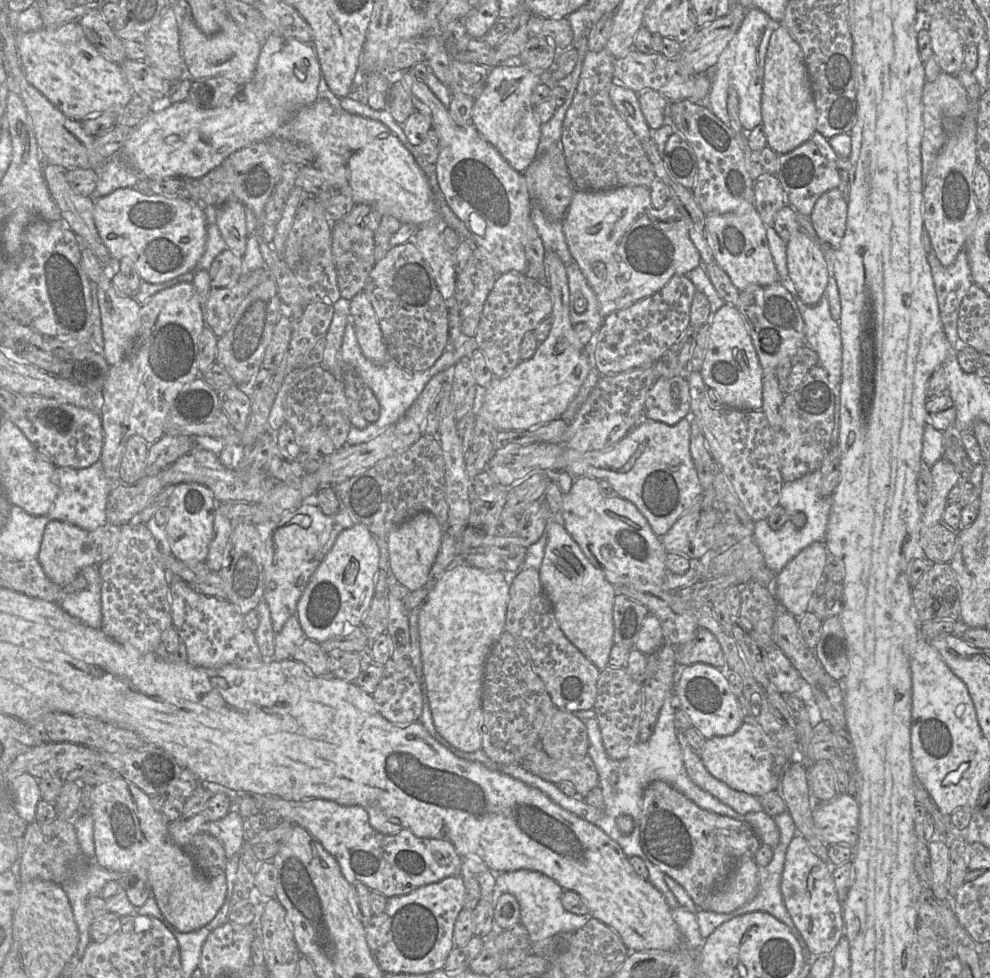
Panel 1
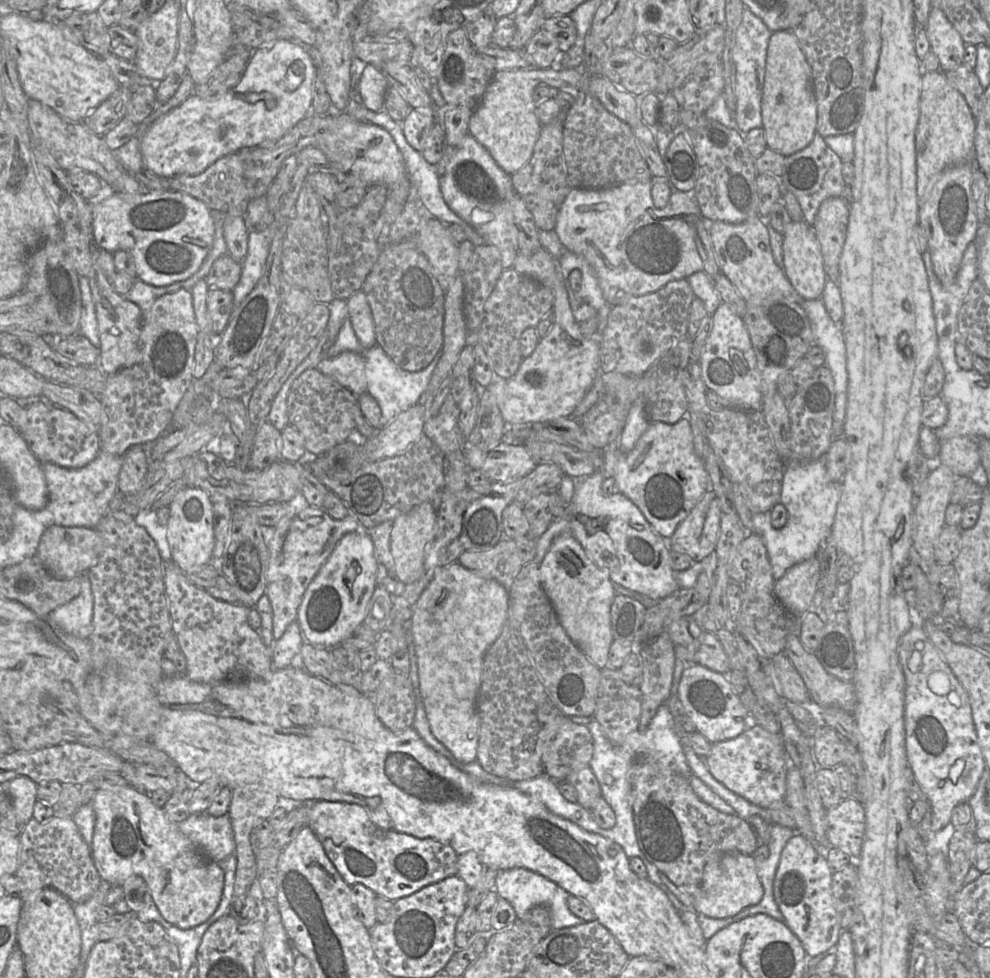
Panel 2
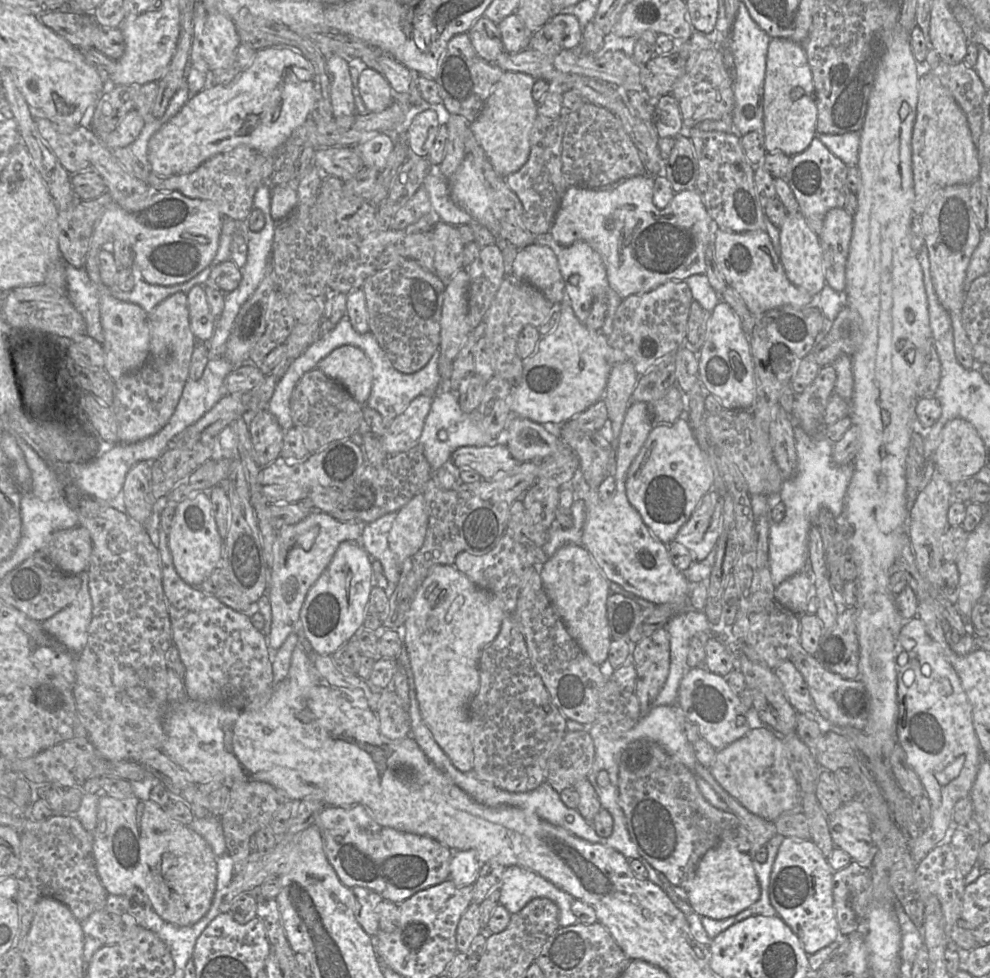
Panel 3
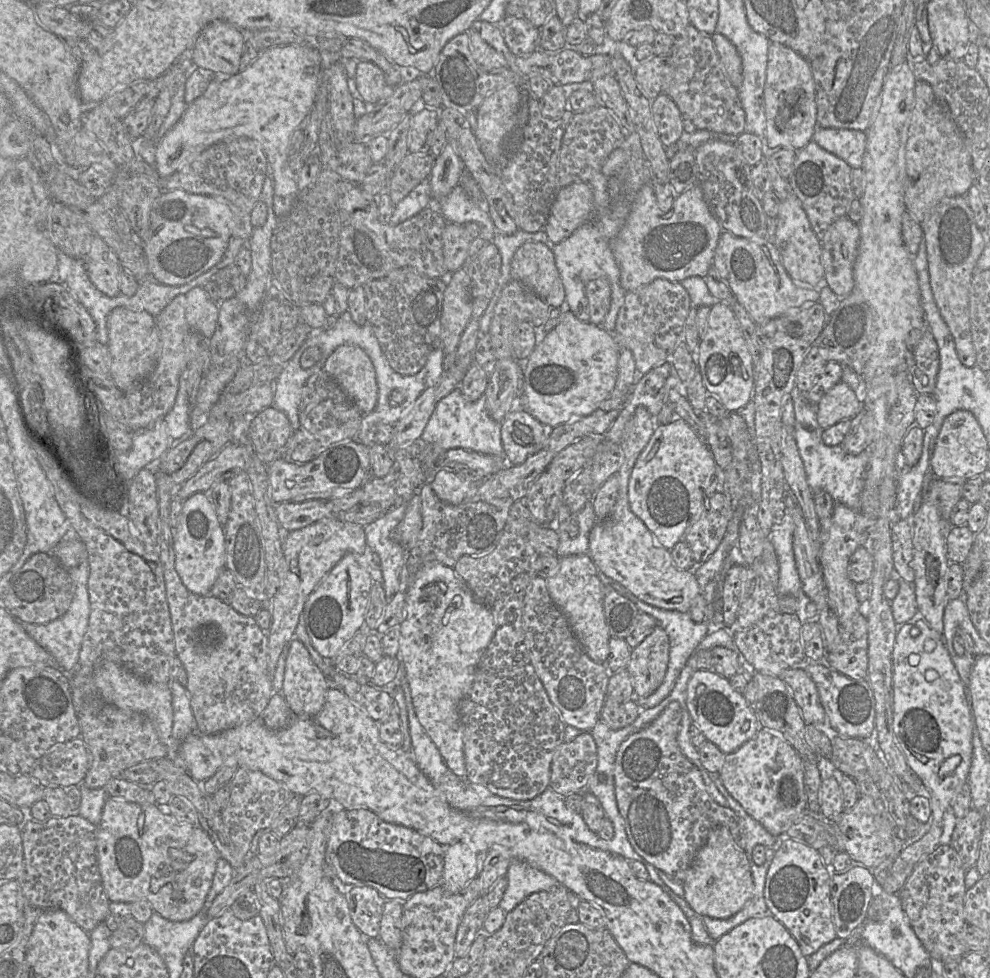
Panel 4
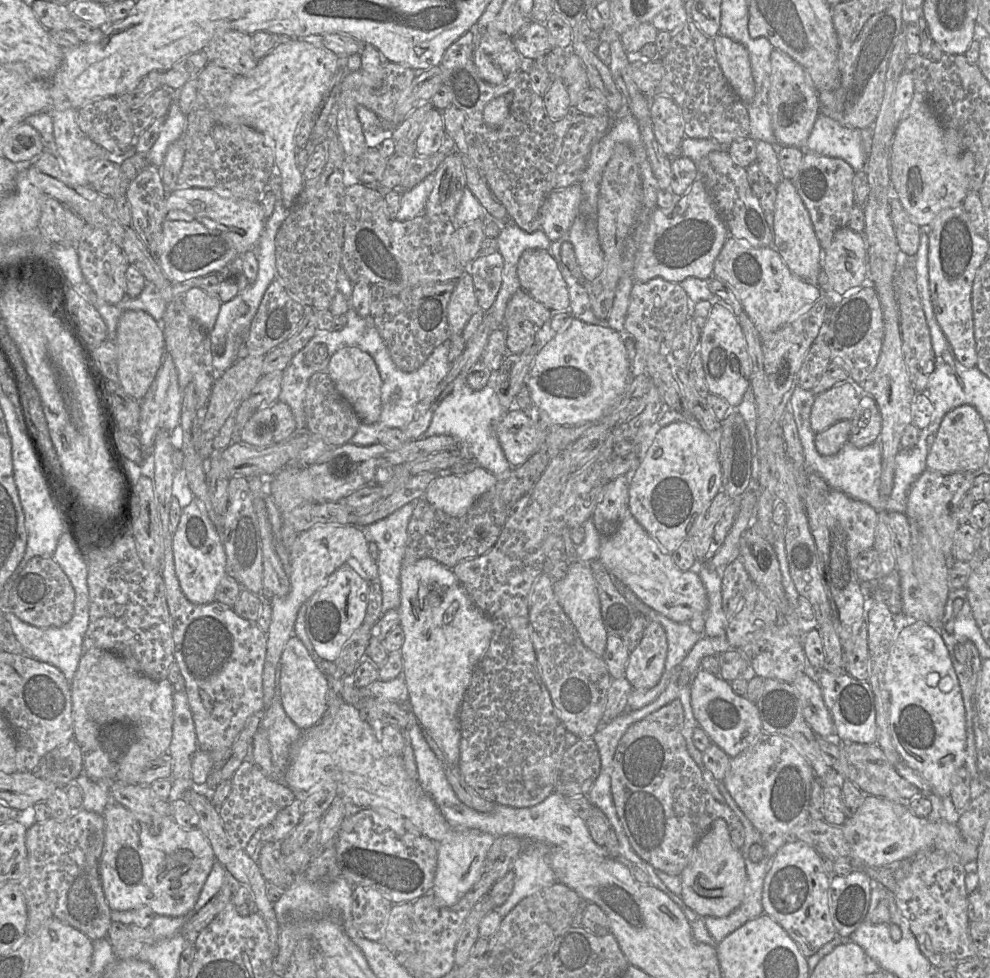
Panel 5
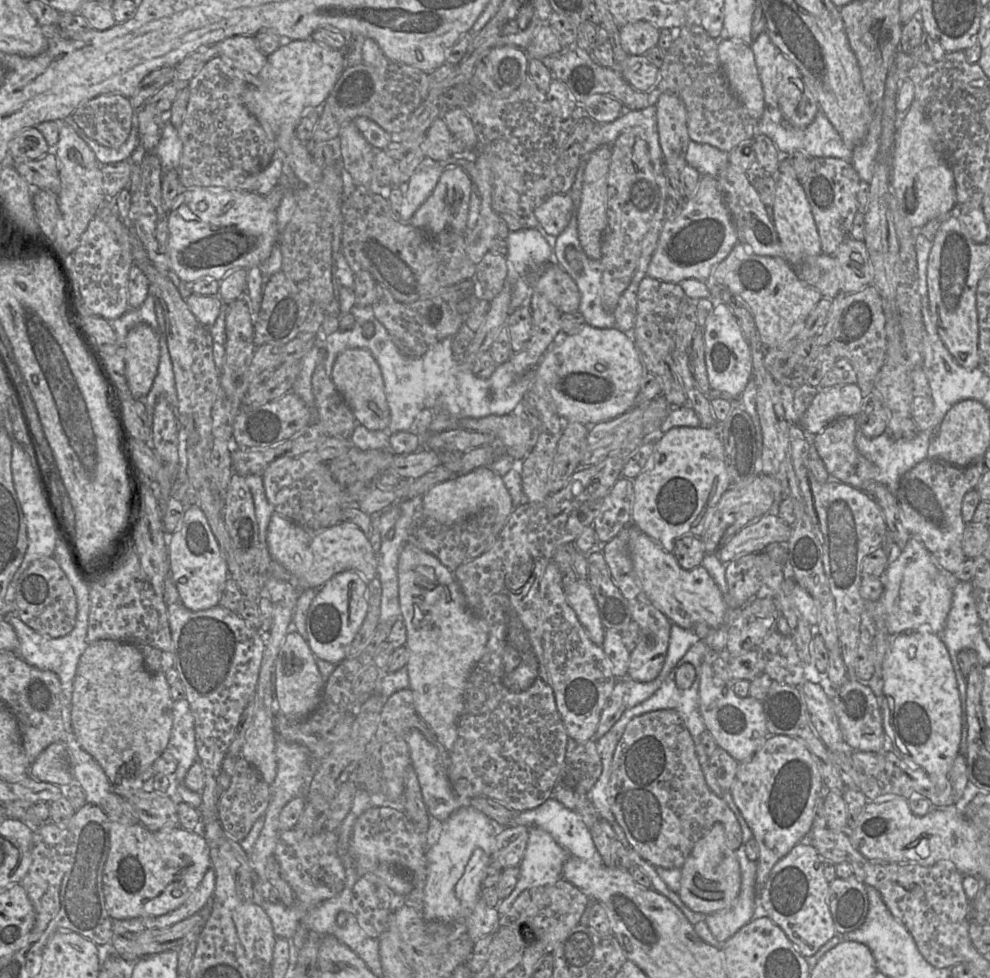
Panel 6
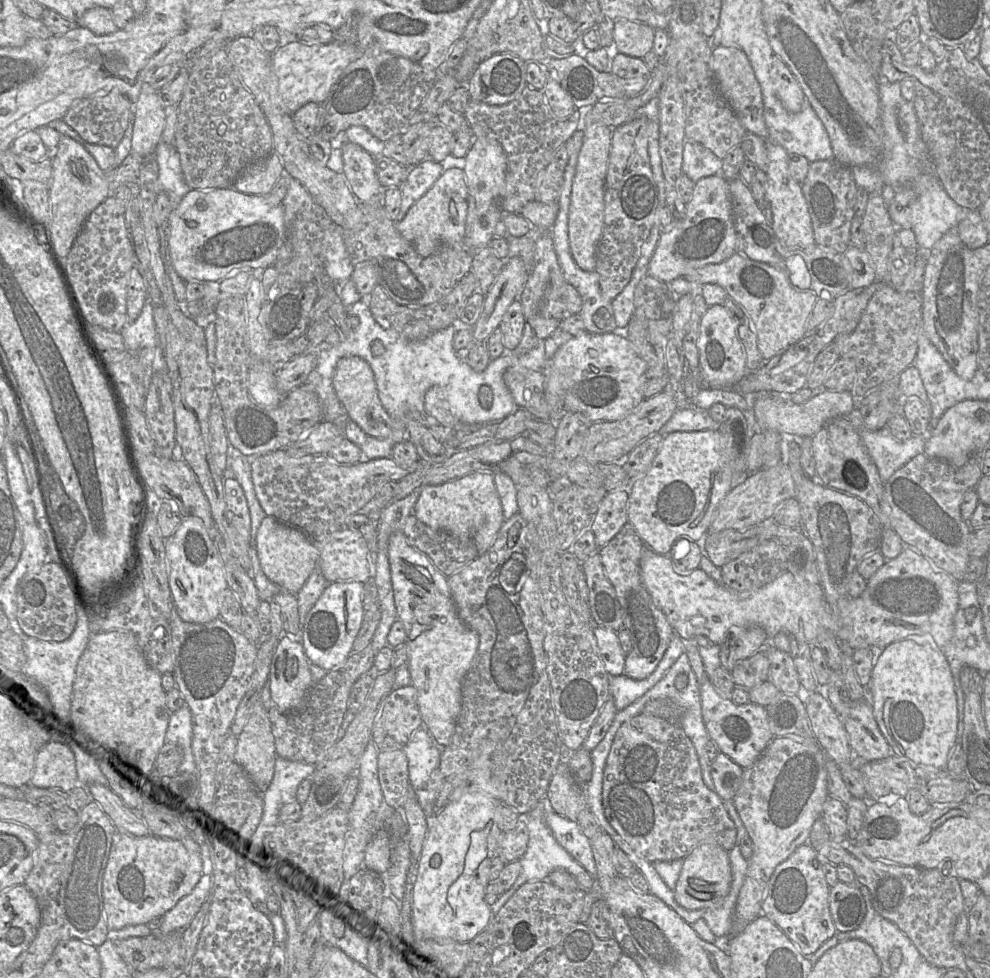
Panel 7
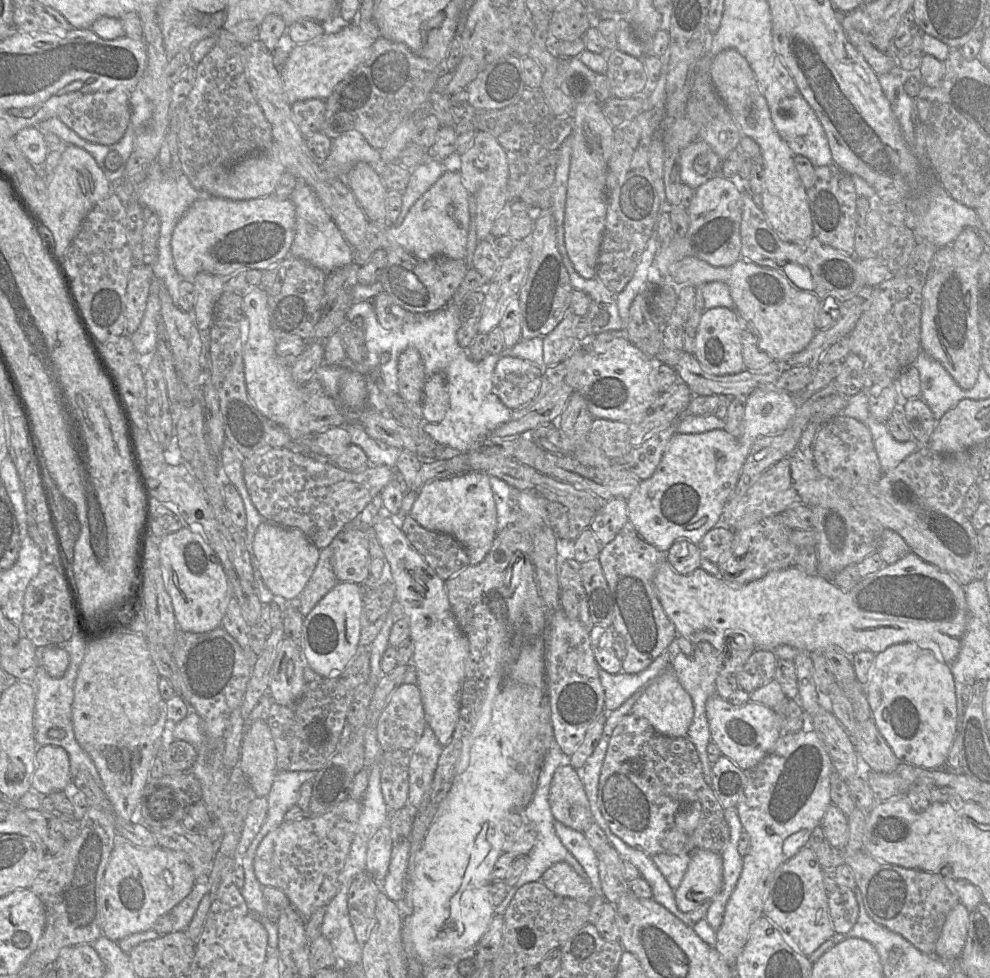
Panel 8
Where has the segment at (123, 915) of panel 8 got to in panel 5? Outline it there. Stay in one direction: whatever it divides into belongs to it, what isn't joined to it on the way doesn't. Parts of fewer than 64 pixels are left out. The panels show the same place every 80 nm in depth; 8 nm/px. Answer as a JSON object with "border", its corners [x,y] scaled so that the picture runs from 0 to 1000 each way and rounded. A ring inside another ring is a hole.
{"border":[[[114,819],[103,833],[106,853],[100,892],[110,928],[130,931],[149,926],[158,936],[173,938],[192,933],[218,880],[204,850],[184,847],[175,834],[153,838],[152,833],[133,830]]]}

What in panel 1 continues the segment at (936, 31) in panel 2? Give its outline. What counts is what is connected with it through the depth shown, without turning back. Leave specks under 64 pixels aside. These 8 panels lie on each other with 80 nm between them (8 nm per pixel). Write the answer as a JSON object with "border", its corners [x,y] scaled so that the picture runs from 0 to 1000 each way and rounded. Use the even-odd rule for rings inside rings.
{"border":[[[941,16],[937,30],[942,57],[952,73],[965,77],[974,70],[974,49],[971,38],[952,16]]]}

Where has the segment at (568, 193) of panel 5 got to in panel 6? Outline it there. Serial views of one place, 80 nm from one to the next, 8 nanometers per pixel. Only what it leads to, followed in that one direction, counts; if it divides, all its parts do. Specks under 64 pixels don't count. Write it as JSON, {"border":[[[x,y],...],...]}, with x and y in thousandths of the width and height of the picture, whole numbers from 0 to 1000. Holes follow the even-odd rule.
{"border":[[[573,196],[555,200],[540,214],[540,221],[551,237],[562,242],[575,229],[578,217],[579,206]]]}

